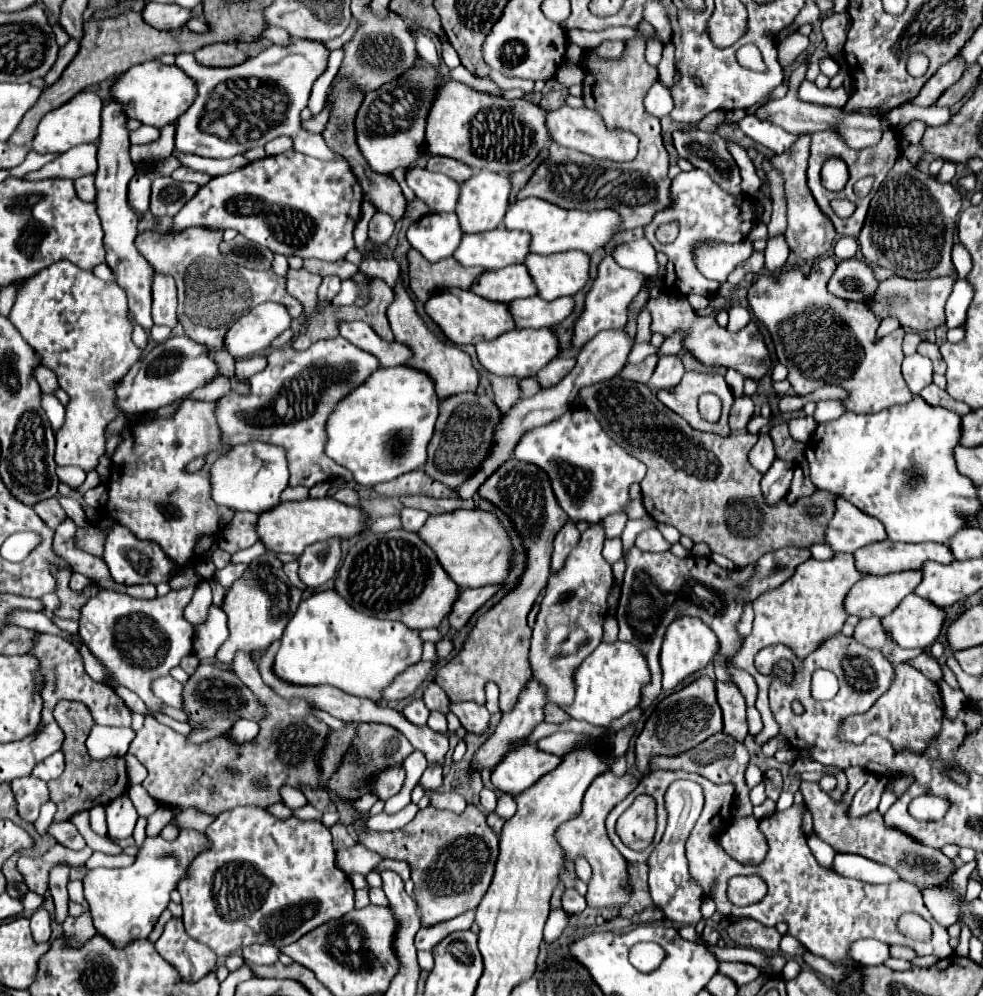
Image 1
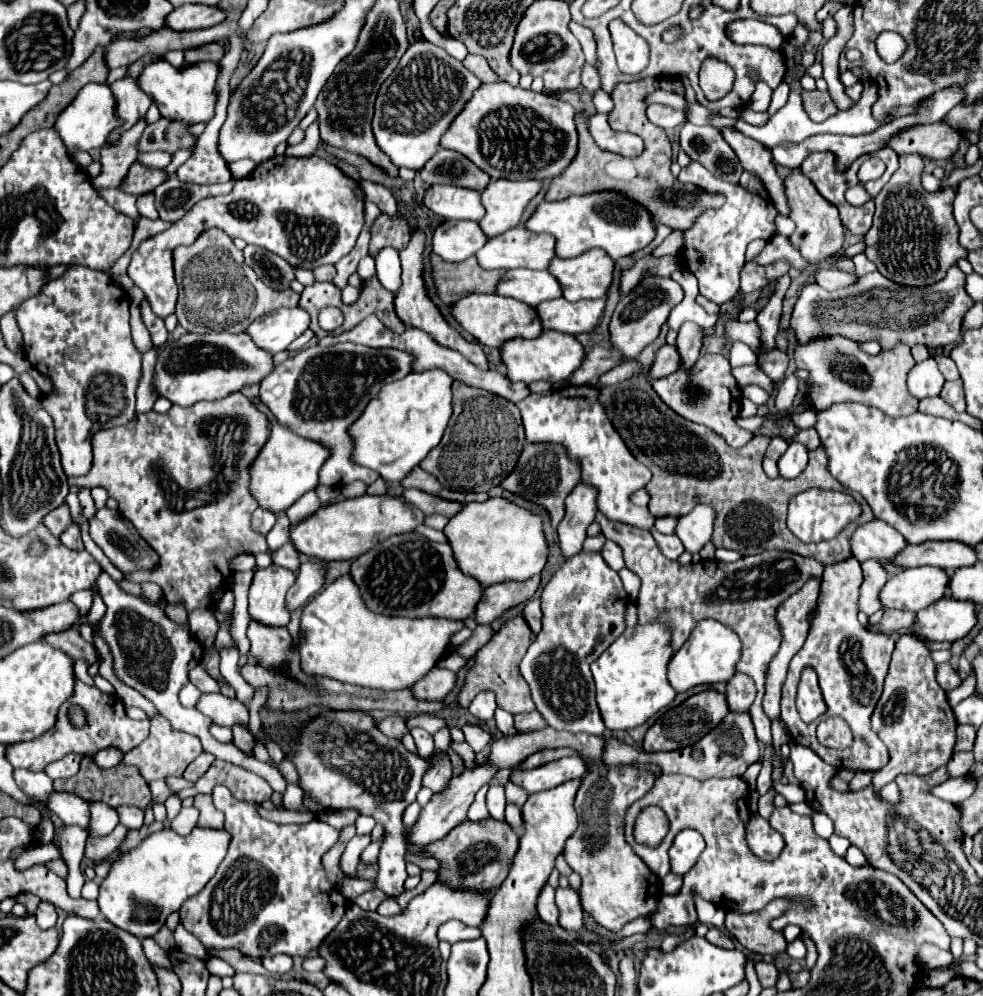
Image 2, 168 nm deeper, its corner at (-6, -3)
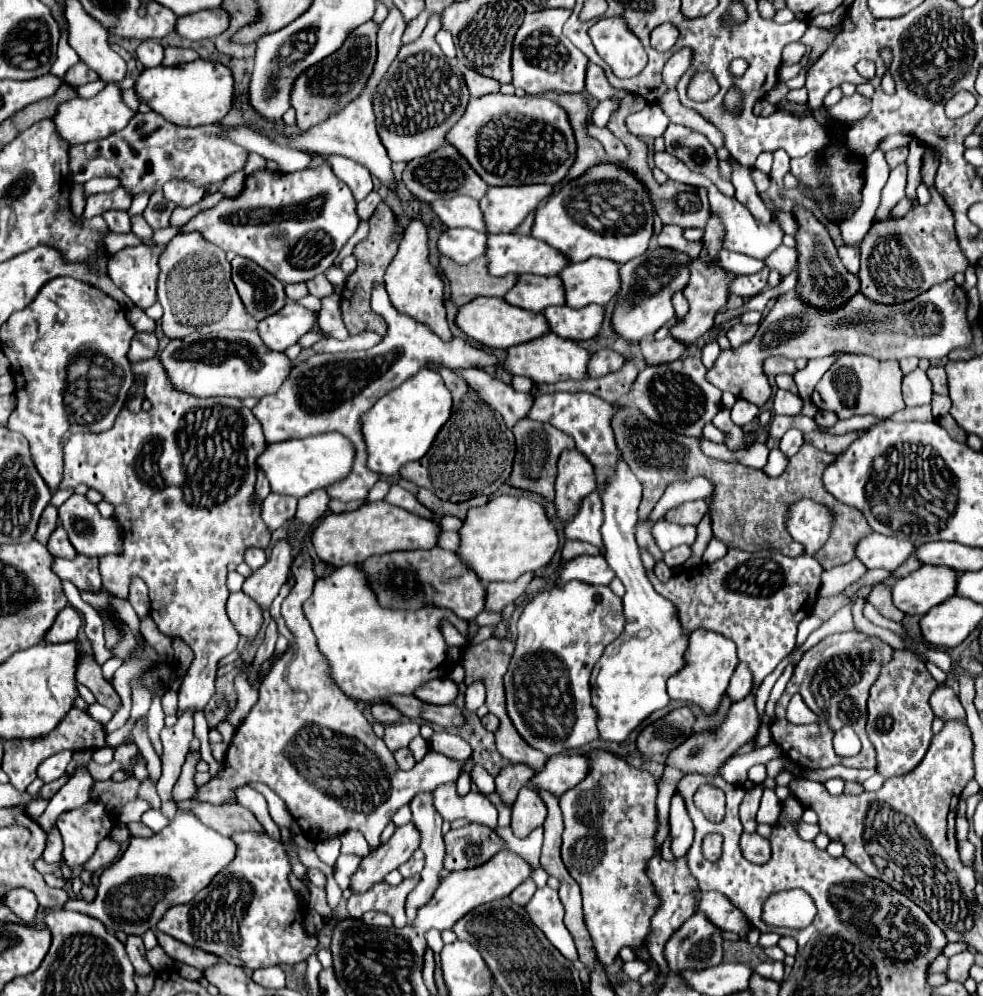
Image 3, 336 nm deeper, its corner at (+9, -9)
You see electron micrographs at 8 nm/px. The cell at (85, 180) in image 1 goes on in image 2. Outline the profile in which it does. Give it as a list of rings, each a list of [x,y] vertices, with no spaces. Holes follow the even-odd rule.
[[[102,187],[102,189],[96,189],[98,195],[110,205],[114,207],[116,211],[120,213],[126,213],[128,217],[138,217],[138,209],[136,209],[136,195],[130,195],[130,193],[124,193],[120,187]]]

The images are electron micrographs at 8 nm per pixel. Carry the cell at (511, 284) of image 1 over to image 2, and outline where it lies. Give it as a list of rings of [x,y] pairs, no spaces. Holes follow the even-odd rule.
[[[510,269],[496,287],[496,295],[518,299],[530,307],[540,301],[550,301],[562,297],[558,281],[548,271],[532,269]]]

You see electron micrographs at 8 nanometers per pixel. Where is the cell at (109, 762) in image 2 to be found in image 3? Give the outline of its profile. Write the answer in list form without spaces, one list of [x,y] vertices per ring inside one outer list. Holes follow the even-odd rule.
[[[79,767],[77,773],[51,797],[49,807],[37,819],[41,823],[41,827],[45,827],[45,833],[49,833],[49,829],[53,827],[57,815],[61,815],[67,809],[75,809],[75,807],[87,803],[87,799],[91,797],[93,783],[95,781],[91,779],[89,771],[85,767]]]

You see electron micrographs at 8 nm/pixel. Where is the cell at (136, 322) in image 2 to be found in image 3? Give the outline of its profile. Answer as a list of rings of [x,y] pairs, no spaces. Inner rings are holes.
[[[149,359],[147,363],[133,363],[133,371],[135,375],[145,375],[147,379],[147,385],[145,385],[145,397],[151,401],[151,409],[149,411],[141,411],[141,413],[131,413],[131,411],[121,411],[117,415],[117,421],[115,425],[109,429],[109,431],[103,431],[103,433],[75,433],[71,435],[71,439],[67,441],[65,445],[65,475],[63,475],[63,483],[61,483],[61,489],[67,489],[67,487],[77,487],[79,483],[85,483],[89,485],[91,489],[97,489],[105,495],[105,501],[113,503],[115,505],[115,517],[117,521],[121,523],[123,527],[123,551],[119,555],[103,555],[99,561],[101,561],[101,577],[102,586],[105,589],[109,589],[113,595],[117,597],[127,597],[127,587],[129,587],[129,579],[131,577],[141,577],[149,589],[149,599],[151,599],[151,619],[155,621],[155,625],[159,627],[161,633],[165,635],[171,635],[171,637],[179,637],[183,639],[195,653],[195,661],[189,669],[189,673],[183,677],[181,681],[181,689],[179,689],[179,709],[183,711],[183,717],[177,719],[177,723],[173,727],[165,727],[161,731],[161,741],[163,741],[163,773],[157,781],[157,793],[161,797],[161,809],[165,811],[165,815],[169,815],[169,819],[175,817],[175,811],[177,811],[177,803],[173,799],[173,785],[177,781],[177,777],[181,775],[181,765],[185,763],[185,757],[187,757],[187,751],[189,751],[189,743],[193,739],[193,713],[197,709],[203,711],[203,707],[207,705],[207,701],[211,699],[211,695],[215,693],[215,673],[217,673],[217,667],[219,667],[219,661],[229,655],[231,651],[235,651],[237,643],[239,643],[239,635],[237,635],[237,629],[233,627],[231,619],[227,617],[225,613],[225,601],[229,597],[229,589],[227,589],[227,565],[229,563],[237,563],[237,561],[243,561],[243,551],[247,547],[261,547],[261,549],[267,549],[269,547],[269,541],[271,541],[271,531],[269,527],[265,525],[265,521],[261,519],[261,503],[253,501],[253,495],[255,495],[255,473],[257,473],[257,457],[261,455],[261,451],[265,451],[267,447],[267,441],[263,437],[263,431],[261,431],[261,423],[257,423],[257,417],[251,413],[251,409],[247,409],[241,399],[235,399],[235,397],[207,397],[207,399],[201,399],[201,397],[193,397],[189,393],[183,393],[179,389],[175,389],[171,383],[169,383],[169,377],[167,373],[163,371],[163,365],[161,361],[157,359]]]

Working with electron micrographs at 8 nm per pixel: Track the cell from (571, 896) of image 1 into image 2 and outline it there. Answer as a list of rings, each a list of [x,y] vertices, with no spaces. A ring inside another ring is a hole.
[[[558,889],[556,901],[560,909],[560,927],[568,931],[578,931],[582,927],[582,907],[578,893],[574,889]]]

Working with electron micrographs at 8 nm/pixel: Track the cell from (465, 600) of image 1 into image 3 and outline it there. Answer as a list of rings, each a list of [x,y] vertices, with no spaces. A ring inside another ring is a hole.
[[[525,573],[521,575],[517,581],[495,581],[495,583],[489,583],[487,585],[487,603],[485,603],[485,609],[489,611],[497,611],[501,613],[505,605],[513,603],[525,589],[527,585],[531,583],[531,579],[535,577],[535,573]]]

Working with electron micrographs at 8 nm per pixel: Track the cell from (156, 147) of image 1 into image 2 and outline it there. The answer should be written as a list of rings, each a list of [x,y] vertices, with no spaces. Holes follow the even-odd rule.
[[[134,161],[126,175],[126,183],[120,185],[120,189],[132,195],[142,195],[142,193],[154,191],[166,179],[168,179],[168,173],[164,169],[152,169],[142,165],[140,161]]]

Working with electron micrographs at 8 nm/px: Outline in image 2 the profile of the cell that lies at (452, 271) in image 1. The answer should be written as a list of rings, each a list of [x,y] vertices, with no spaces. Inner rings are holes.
[[[430,253],[430,263],[438,297],[446,305],[472,293],[494,293],[500,277],[504,275],[504,271],[482,269],[476,257],[460,263],[448,263]]]

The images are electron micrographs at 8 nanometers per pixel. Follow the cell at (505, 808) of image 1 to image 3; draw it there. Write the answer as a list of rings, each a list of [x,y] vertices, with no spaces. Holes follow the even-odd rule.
[[[475,765],[471,771],[471,777],[473,777],[473,783],[477,785],[479,791],[493,793],[493,777],[483,769],[483,765]]]

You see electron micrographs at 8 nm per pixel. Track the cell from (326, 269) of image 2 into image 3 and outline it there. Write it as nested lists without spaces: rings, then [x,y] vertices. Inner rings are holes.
[[[317,275],[315,279],[307,281],[307,287],[309,287],[309,293],[323,299],[323,297],[329,297],[329,295],[335,295],[335,285],[331,285],[325,275]]]

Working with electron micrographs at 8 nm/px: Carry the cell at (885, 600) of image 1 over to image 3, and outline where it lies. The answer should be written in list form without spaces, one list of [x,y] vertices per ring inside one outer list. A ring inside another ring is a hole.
[[[923,565],[921,569],[901,577],[893,587],[893,601],[905,615],[925,615],[931,607],[941,605],[949,597],[955,595],[959,573],[947,565]]]

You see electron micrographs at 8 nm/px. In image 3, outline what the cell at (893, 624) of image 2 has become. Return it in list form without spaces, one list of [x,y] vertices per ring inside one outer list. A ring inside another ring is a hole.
[[[875,583],[873,587],[871,587],[871,593],[867,595],[867,601],[869,603],[873,603],[875,605],[875,609],[883,615],[883,617],[887,617],[887,619],[893,619],[893,621],[903,621],[903,613],[895,607],[895,603],[893,603],[893,599],[891,599],[891,587],[889,585],[885,585],[885,583]]]

